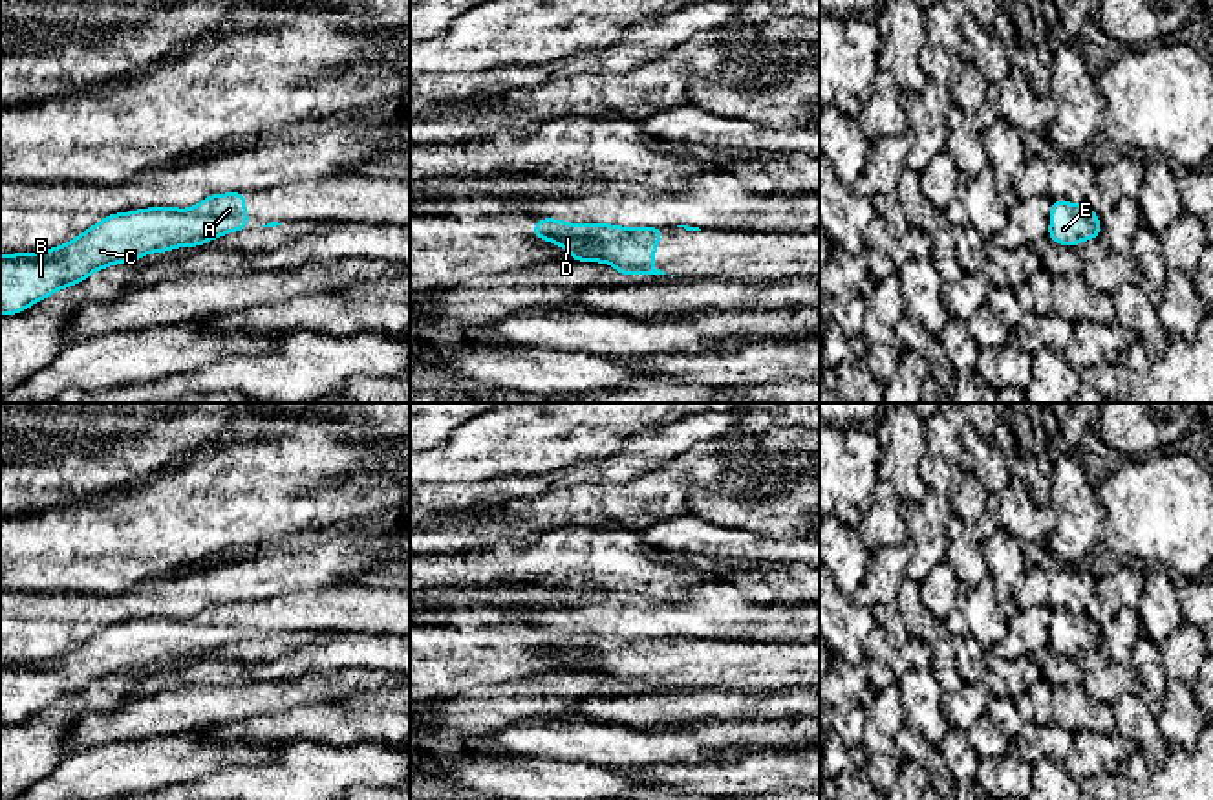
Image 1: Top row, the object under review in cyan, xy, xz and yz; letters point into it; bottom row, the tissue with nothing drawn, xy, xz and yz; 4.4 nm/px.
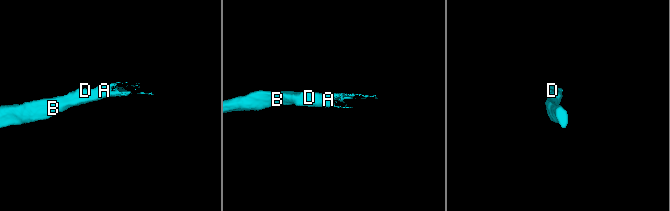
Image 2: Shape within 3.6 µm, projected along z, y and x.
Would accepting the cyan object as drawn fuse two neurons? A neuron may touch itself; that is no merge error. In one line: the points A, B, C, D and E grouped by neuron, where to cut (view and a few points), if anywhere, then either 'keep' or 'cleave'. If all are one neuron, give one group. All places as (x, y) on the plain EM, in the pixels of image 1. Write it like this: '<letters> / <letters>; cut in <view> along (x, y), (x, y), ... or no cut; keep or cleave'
A B C D E; no cut; keep

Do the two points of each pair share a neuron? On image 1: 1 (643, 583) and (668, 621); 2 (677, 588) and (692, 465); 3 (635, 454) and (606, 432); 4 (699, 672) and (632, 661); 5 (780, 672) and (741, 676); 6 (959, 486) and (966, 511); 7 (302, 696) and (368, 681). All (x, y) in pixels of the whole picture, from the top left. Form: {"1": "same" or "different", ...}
{"1": "different", "2": "different", "3": "different", "4": "same", "5": "same", "6": "same", "7": "same"}

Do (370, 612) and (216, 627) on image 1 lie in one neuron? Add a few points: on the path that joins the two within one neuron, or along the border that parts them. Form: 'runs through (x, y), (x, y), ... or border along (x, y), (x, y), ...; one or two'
runs through (332, 612), (288, 612), (268, 619), (255, 619); one

